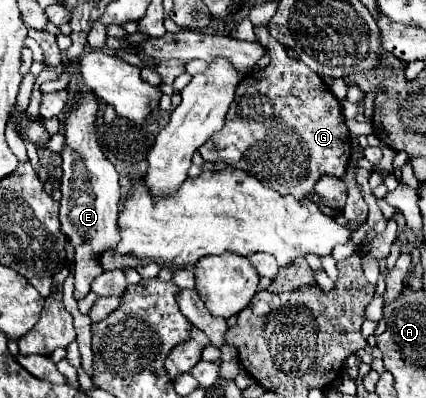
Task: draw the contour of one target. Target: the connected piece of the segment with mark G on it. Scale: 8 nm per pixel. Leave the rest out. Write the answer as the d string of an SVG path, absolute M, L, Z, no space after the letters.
M268 26L254 28L258 38L264 40L270 54L270 64L240 80L236 86L234 102L226 114L224 128L210 136L210 140L198 150L206 162L226 162L234 168L246 170L248 174L256 176L262 184L274 188L280 194L292 194L296 200L308 200L308 194L314 190L314 184L324 176L344 178L346 168L350 164L352 144L350 132L346 128L342 108L330 88L322 82L322 78L304 66L300 60L294 60L286 54L282 44L276 44L268 32Z

